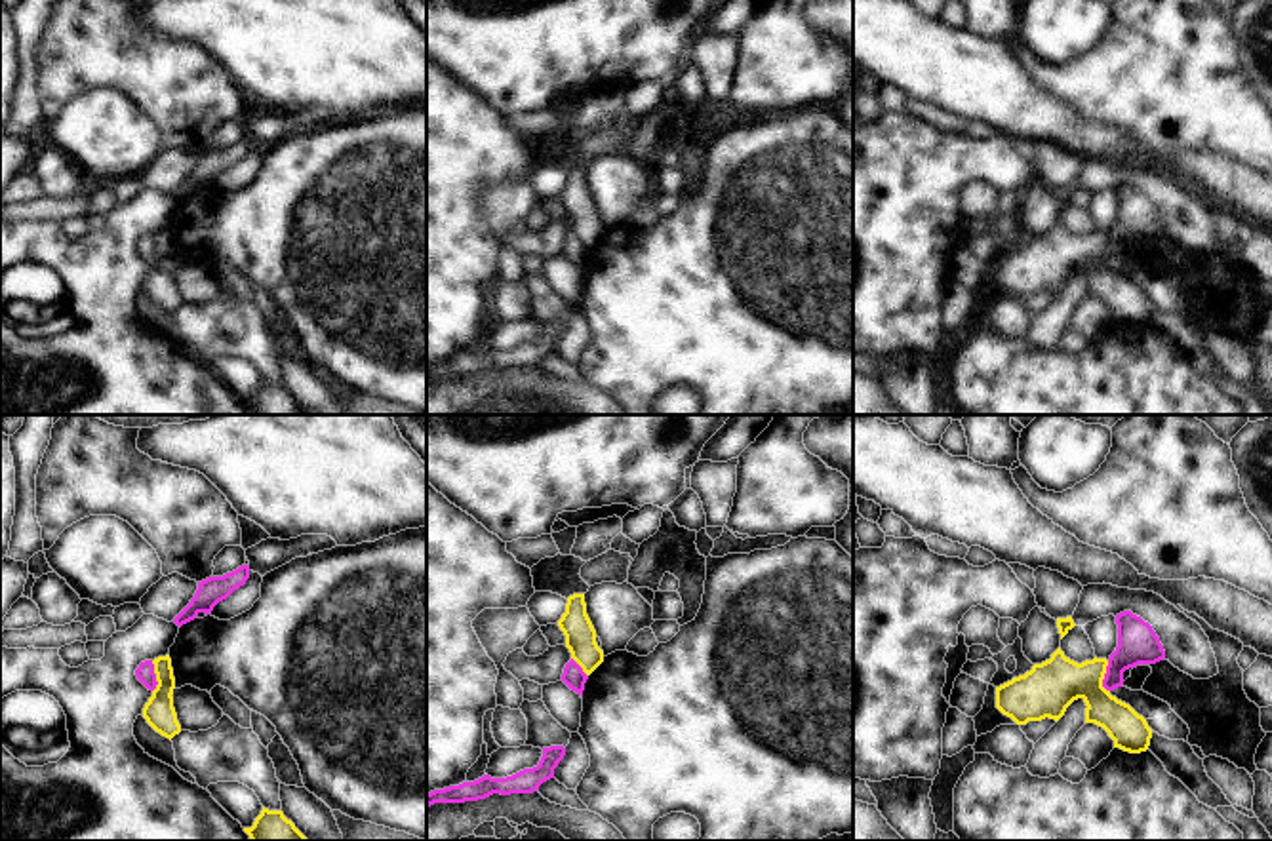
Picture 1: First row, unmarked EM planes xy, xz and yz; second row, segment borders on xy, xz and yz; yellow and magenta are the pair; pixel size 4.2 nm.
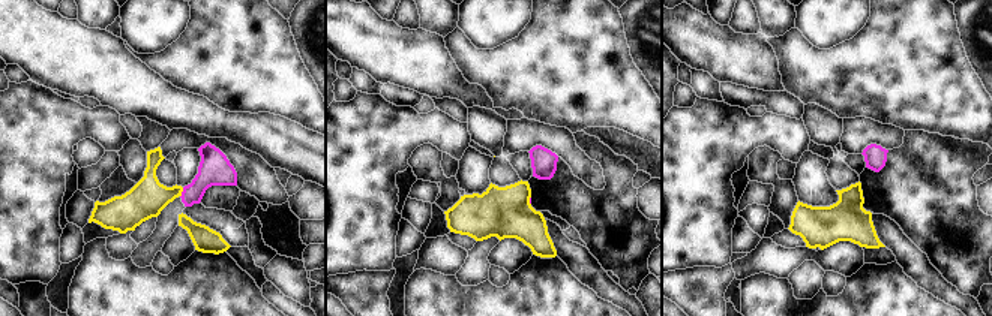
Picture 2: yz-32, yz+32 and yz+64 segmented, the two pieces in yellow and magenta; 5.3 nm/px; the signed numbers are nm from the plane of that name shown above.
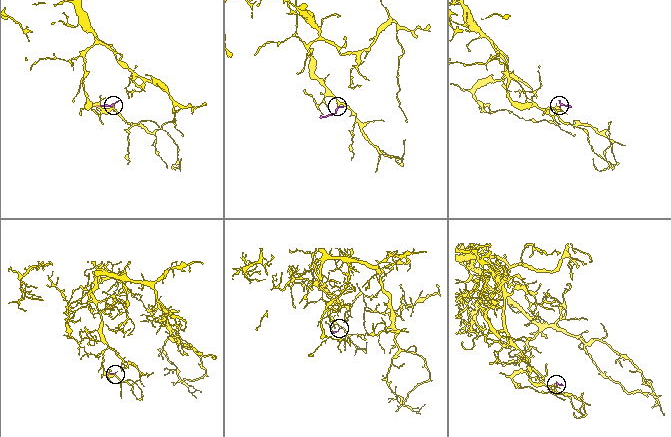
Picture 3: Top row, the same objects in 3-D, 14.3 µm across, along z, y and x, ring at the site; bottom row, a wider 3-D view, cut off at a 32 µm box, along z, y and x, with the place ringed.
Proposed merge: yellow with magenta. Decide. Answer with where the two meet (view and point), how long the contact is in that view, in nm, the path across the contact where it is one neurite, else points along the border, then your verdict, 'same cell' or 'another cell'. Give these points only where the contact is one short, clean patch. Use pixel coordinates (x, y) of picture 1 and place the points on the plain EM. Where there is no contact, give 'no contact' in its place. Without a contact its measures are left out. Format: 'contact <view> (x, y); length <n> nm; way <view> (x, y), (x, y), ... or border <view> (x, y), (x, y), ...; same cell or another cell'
contact yz (1103, 250); length 140 nm; border yz (1109, 234), (1103, 254), (1107, 265); another cell

